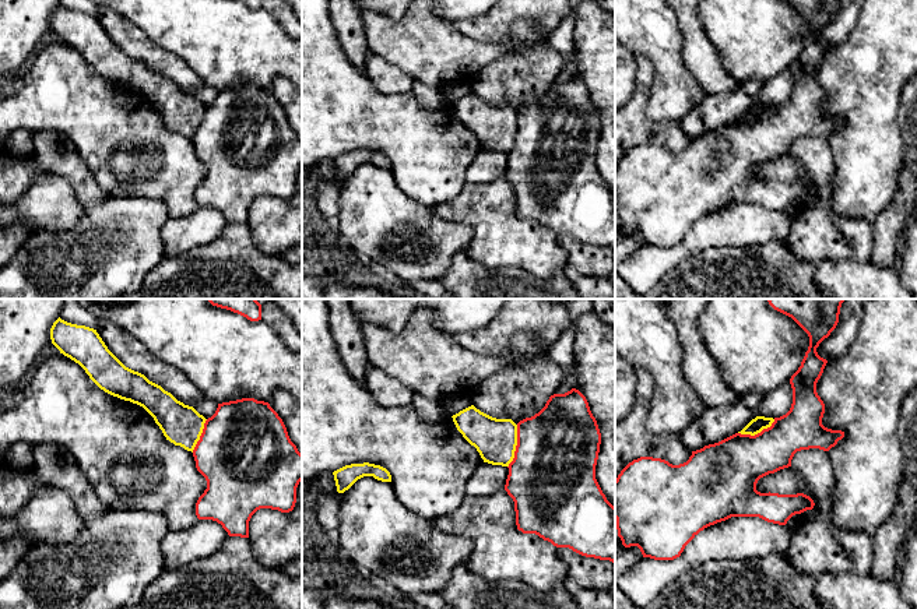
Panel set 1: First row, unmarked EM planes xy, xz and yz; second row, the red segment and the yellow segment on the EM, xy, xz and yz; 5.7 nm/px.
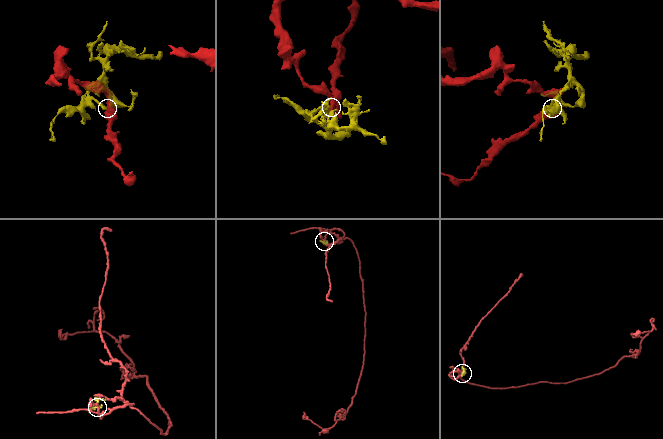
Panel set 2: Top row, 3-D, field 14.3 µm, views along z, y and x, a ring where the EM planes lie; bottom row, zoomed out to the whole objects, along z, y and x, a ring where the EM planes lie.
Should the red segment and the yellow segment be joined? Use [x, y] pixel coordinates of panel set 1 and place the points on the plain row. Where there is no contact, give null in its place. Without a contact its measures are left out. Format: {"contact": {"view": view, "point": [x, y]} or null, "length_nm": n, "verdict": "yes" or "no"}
{"contact": {"view": "xz", "point": [516, 133]}, "length_nm": 260, "verdict": "no"}

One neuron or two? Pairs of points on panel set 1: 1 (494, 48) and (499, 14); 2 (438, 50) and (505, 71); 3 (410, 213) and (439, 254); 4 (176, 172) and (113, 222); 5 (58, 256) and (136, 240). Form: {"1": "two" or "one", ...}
{"1": "two", "2": "two", "3": "one", "4": "two", "5": "one"}

